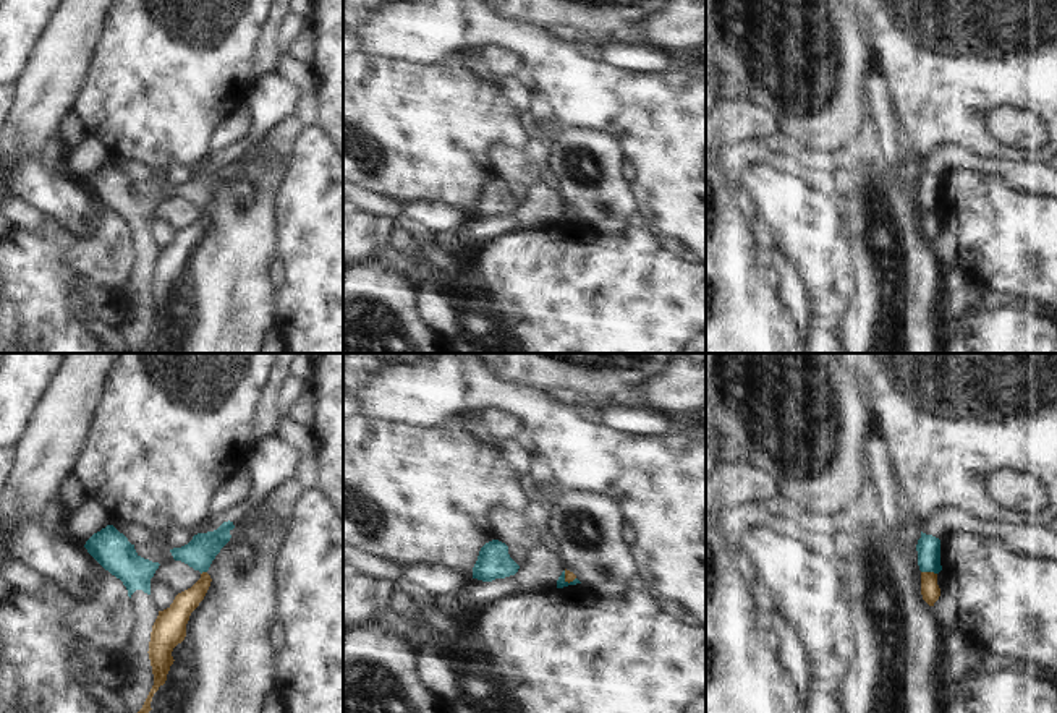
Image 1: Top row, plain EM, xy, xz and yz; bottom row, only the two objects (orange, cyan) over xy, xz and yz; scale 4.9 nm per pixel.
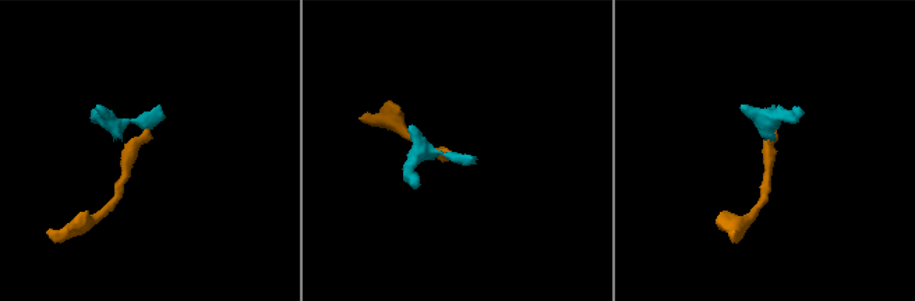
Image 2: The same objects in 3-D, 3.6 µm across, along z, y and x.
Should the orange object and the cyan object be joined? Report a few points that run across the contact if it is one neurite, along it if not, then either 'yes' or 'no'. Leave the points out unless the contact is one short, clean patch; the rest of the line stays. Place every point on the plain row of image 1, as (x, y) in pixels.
yz (921, 208), (936, 211) | no

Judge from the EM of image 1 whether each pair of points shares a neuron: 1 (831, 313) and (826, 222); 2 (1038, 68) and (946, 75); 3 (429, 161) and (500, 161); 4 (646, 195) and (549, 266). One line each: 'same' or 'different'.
1: same
2: same
3: different
4: different

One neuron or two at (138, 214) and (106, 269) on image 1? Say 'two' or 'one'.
two

